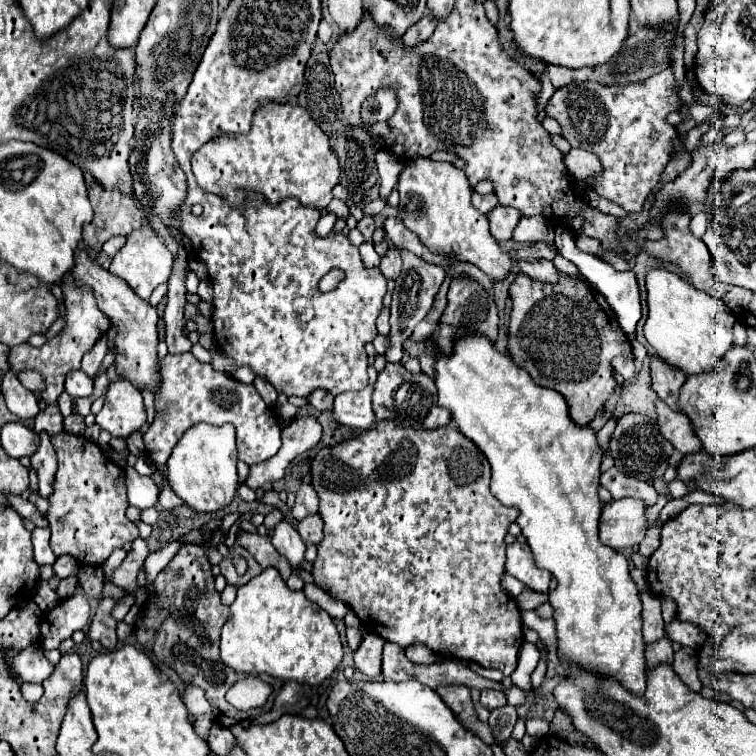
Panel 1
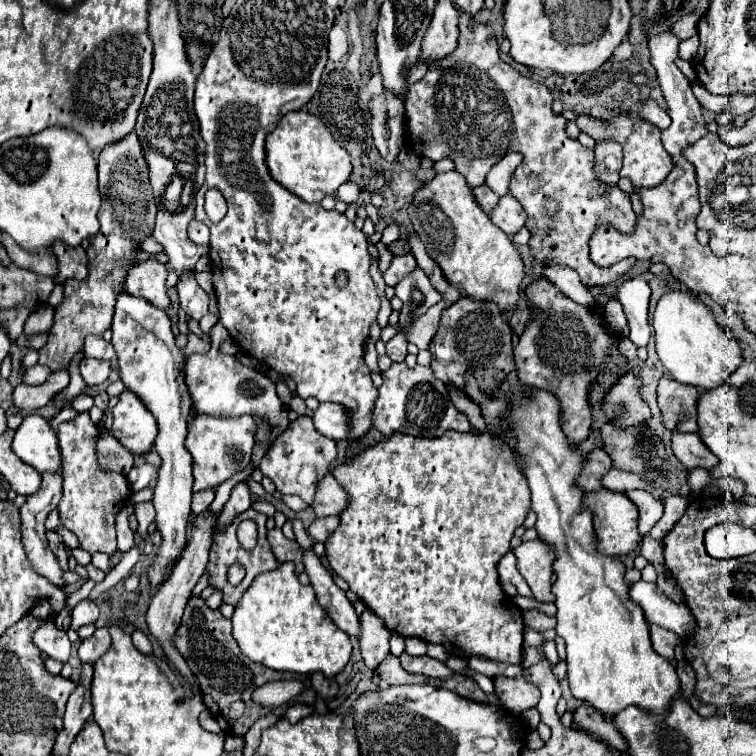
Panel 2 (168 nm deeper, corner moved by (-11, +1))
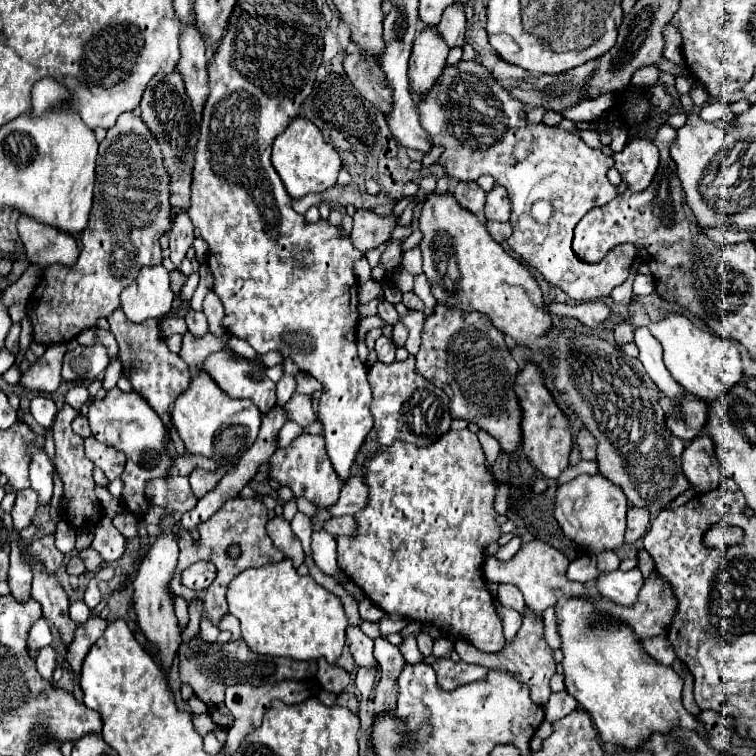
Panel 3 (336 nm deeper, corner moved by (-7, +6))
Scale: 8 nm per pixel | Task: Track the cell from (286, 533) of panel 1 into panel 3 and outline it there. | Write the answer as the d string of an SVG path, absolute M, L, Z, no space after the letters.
M348 625L346 627L346 639L348 639L350 653L352 653L358 667L372 667L376 663L376 659L372 655L374 643L372 643L372 639L368 639L362 633L362 629L358 625Z

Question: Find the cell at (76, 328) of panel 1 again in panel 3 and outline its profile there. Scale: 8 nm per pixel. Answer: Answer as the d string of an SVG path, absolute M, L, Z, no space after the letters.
M124 113L118 117L116 125L108 129L106 139L100 143L100 153L96 159L96 187L94 187L94 207L90 213L90 223L82 231L82 251L74 267L52 265L44 271L42 281L28 303L28 317L34 325L34 341L42 345L68 343L80 331L96 327L100 317L108 317L120 305L120 293L128 287L140 267L144 265L160 265L162 249L158 239L162 233L170 229L168 213L170 213L170 191L168 191L168 171L162 165L162 151L154 135L148 131L144 121L134 113Z

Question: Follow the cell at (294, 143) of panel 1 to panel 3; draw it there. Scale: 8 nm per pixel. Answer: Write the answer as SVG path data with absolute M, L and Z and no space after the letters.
M296 117L290 123L290 127L274 139L272 165L278 171L280 179L284 181L290 197L300 199L308 193L326 191L328 187L332 187L338 179L338 171L342 169L342 159L338 151L324 141L320 129L312 121L304 117Z

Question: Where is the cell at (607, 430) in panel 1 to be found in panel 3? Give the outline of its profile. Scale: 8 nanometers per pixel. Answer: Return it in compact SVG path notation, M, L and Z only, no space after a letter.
M630 507L628 509L628 529L626 529L626 543L634 543L638 541L650 525L650 513L648 509L642 507Z

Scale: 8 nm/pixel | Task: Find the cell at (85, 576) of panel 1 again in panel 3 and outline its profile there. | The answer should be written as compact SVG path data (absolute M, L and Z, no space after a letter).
M92 547L84 549L80 555L82 555L84 565L86 565L88 571L98 571L98 569L100 569L100 565L102 565L102 557L100 557L96 551L92 551Z

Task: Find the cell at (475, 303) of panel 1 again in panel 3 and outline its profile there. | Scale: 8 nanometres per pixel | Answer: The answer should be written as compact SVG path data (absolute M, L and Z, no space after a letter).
M436 305L424 323L422 345L416 355L416 371L446 391L450 397L452 419L478 423L506 453L512 453L518 447L522 441L522 413L512 389L518 363L510 355L502 331L496 329L486 315Z

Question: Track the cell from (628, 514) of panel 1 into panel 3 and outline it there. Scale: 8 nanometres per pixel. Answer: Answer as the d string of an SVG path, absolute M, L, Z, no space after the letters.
M578 475L576 479L562 483L556 493L554 517L558 519L564 535L592 553L602 553L608 549L616 551L624 545L626 511L626 495L618 485L610 483L602 475Z

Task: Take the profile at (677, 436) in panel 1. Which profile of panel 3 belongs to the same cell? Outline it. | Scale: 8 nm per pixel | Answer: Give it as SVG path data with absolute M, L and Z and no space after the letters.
M698 435L682 455L682 471L686 479L696 487L698 493L708 493L720 487L722 481L720 457L716 455L716 445L708 435Z

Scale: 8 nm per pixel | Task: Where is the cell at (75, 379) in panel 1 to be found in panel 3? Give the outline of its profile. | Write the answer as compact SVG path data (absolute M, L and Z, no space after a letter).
M96 343L94 347L82 347L68 351L64 355L62 379L64 381L94 381L106 367L110 359L106 347Z

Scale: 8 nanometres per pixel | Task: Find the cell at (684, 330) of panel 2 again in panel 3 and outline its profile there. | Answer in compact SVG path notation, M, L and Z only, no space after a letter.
M666 311L662 319L652 323L650 333L658 339L658 343L664 349L664 363L670 375L694 397L712 403L724 397L730 387L740 383L742 363L740 363L740 351L734 341L722 339L716 333L702 331L688 317L674 311Z

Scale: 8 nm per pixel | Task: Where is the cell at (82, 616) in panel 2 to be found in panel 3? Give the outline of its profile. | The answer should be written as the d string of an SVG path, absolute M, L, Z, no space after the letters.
M92 581L92 583L88 585L88 589L86 589L86 593L84 593L84 601L86 601L86 605L88 605L90 609L94 609L94 607L100 603L100 591L98 591L98 587L96 587L96 581Z

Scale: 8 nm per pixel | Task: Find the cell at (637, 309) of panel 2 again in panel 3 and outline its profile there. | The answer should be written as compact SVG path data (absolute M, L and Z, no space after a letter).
M638 327L634 331L634 343L640 349L638 359L642 361L646 373L650 375L650 379L656 383L656 387L668 395L668 397L682 397L684 389L672 379L672 375L666 371L666 365L662 361L662 347L660 343L652 337L652 333L648 331L648 327Z

